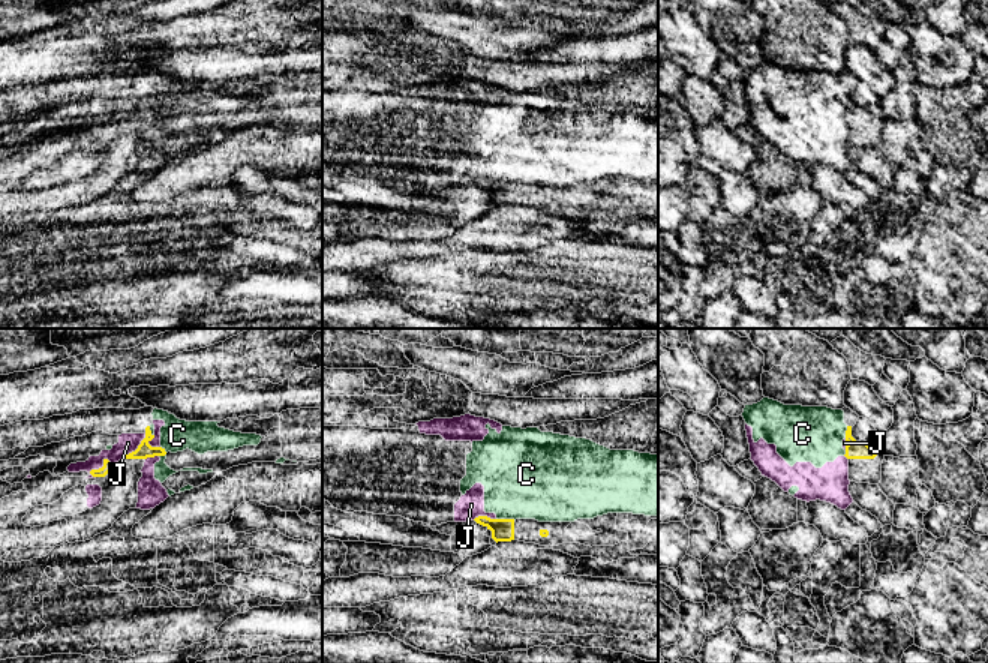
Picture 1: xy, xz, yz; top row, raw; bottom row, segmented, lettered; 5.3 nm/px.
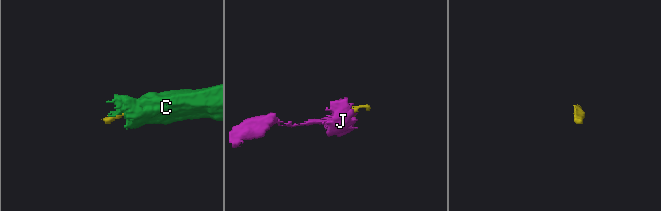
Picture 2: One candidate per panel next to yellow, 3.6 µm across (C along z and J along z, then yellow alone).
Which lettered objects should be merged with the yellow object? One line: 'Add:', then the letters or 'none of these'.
Add: none of these

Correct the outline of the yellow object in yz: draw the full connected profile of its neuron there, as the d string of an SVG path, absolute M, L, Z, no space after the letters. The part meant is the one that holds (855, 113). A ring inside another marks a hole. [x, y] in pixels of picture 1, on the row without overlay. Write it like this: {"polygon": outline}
{"polygon": "M844 70L846 94L846 122L849 123L849 144L856 147L879 148L882 144L882 128L885 118L879 112L870 111L867 106L856 105L852 100L852 92L856 88L859 80L850 72Z"}

